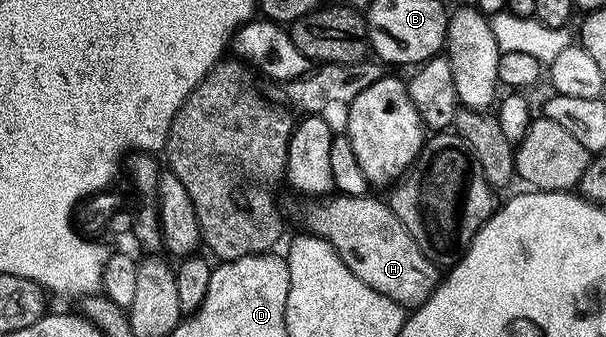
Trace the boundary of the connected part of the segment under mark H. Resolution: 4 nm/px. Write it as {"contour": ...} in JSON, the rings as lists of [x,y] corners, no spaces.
{"contour":[[[333,193],[327,197],[317,198],[313,202],[316,204],[304,215],[304,223],[308,226],[305,228],[318,238],[325,239],[332,246],[332,250],[338,253],[338,257],[342,257],[342,261],[350,269],[350,273],[354,273],[354,277],[358,277],[358,281],[366,281],[366,285],[370,285],[370,289],[390,297],[390,301],[394,301],[400,307],[418,308],[436,292],[436,284],[442,278],[441,272],[436,272],[436,267],[432,264],[435,262],[427,251],[423,251],[417,245],[414,237],[410,237],[406,225],[402,225],[402,221],[398,221],[391,206],[385,200],[383,203],[382,200],[375,199],[374,195],[372,193],[366,195]]]}

